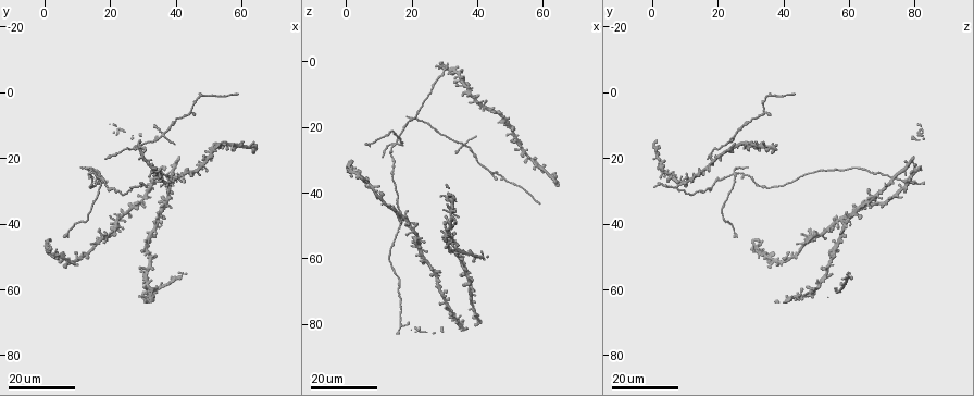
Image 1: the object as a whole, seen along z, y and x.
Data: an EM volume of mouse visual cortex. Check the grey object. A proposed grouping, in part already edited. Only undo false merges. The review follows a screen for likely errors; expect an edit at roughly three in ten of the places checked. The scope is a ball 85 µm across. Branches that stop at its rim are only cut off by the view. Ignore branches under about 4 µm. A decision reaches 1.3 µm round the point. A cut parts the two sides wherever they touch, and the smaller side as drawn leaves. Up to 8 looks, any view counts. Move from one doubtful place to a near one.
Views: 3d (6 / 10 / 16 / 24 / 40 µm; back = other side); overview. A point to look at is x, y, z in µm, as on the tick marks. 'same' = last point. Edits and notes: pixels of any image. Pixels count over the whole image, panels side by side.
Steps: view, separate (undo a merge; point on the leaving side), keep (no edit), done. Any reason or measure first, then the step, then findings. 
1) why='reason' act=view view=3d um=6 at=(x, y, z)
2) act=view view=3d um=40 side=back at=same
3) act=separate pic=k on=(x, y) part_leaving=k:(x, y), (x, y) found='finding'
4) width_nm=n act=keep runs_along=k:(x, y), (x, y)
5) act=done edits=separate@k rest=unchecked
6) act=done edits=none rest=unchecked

act=view view=3d um=16 at=(48.0, 1.0, 36.0)

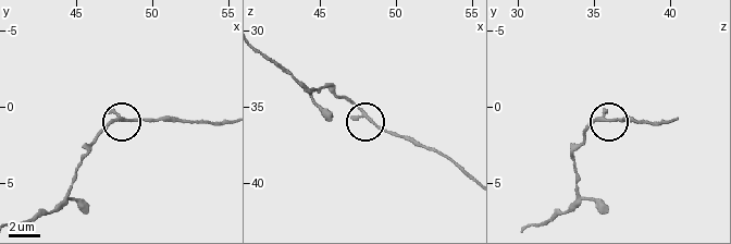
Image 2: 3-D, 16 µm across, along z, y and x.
why='closer look' act=view view=3d um=10 at=(48.0, 0.8, 35.6)

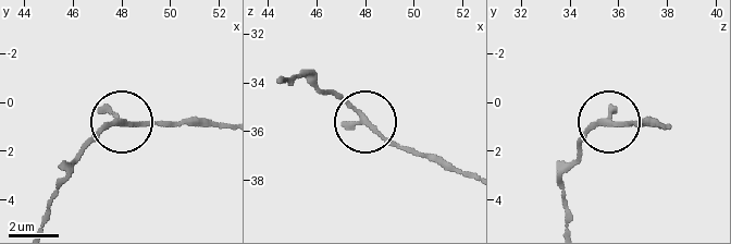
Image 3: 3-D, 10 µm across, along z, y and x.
act=view view=3d um=10 side=back at=(48.0, 0.9, 35.5)

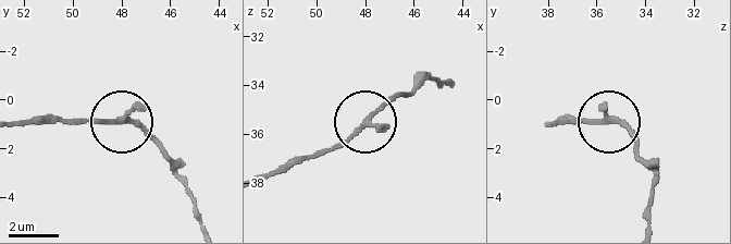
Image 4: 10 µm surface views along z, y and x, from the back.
act=keep runs_along=4:(201, 221), (187, 184), (137, 127), (124, 121), (76, 121) found='one cell here'

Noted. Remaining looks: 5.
act=view view=3d um=24 at=(31.5, 57.5, 51.5)

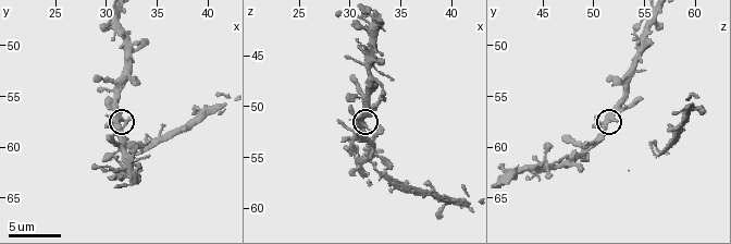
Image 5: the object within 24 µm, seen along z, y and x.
act=view view=3d um=10 at=(31.8, 57.4, 52.2)

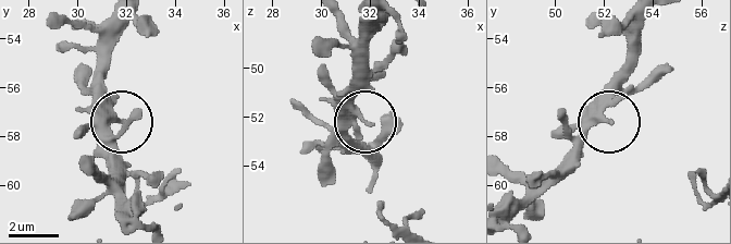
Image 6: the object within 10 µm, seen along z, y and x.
why='closer look' act=view view=3d um=6 at=(31.6, 57.3, 51.9)

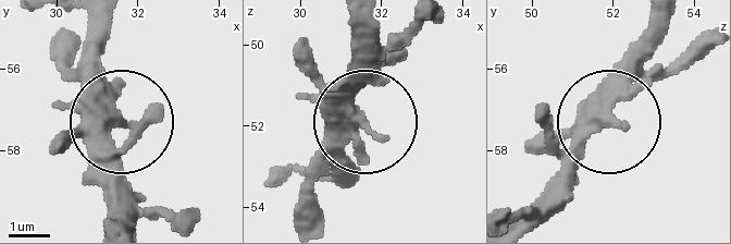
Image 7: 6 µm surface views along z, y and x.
act=keep found='continuous, no second cell'

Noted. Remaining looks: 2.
why='four-way junction' act=view view=3d um=16 at=(35.0, 12.0, 26.0)

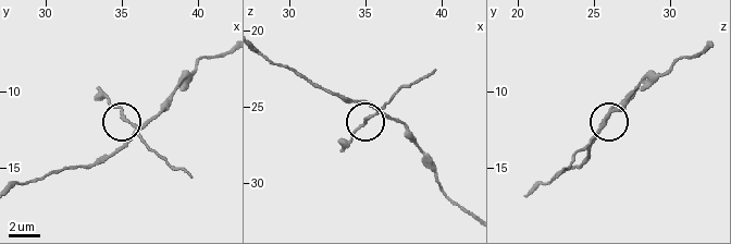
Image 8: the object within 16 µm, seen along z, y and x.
act=view view=3d um=6 at=(36.0, 12.4, 25.6)

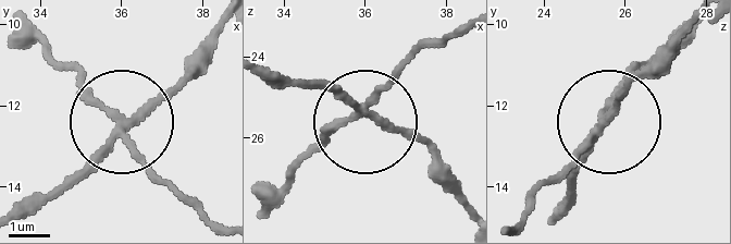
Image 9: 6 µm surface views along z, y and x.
width_nm=170 act=separate pic=9 on=(76, 83) part_leaving=9:(115, 125), (219, 222) found='a second cell is stuck on'

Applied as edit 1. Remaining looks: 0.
act=done edits=separate@9 rest=unchecked

